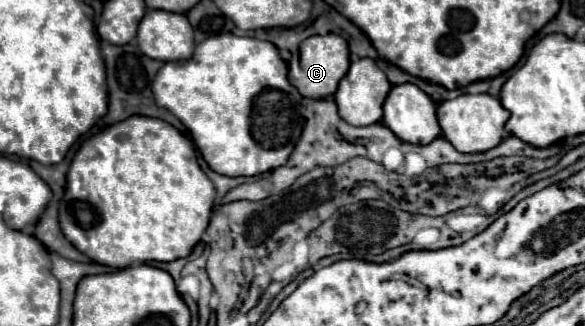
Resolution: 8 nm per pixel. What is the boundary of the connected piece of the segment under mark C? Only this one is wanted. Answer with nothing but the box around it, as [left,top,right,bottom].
[288,35,349,99]

